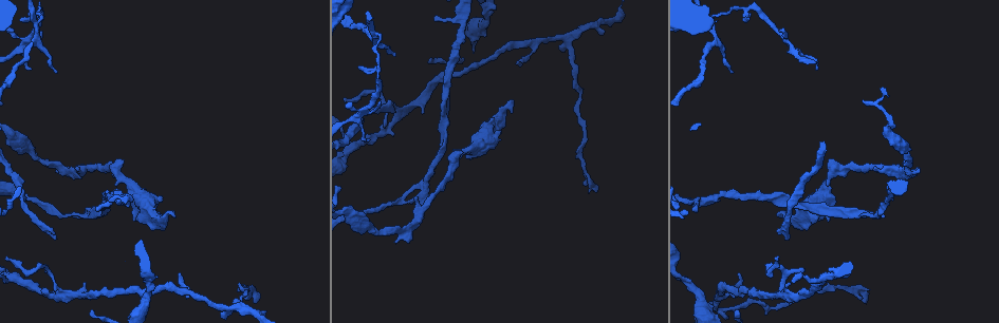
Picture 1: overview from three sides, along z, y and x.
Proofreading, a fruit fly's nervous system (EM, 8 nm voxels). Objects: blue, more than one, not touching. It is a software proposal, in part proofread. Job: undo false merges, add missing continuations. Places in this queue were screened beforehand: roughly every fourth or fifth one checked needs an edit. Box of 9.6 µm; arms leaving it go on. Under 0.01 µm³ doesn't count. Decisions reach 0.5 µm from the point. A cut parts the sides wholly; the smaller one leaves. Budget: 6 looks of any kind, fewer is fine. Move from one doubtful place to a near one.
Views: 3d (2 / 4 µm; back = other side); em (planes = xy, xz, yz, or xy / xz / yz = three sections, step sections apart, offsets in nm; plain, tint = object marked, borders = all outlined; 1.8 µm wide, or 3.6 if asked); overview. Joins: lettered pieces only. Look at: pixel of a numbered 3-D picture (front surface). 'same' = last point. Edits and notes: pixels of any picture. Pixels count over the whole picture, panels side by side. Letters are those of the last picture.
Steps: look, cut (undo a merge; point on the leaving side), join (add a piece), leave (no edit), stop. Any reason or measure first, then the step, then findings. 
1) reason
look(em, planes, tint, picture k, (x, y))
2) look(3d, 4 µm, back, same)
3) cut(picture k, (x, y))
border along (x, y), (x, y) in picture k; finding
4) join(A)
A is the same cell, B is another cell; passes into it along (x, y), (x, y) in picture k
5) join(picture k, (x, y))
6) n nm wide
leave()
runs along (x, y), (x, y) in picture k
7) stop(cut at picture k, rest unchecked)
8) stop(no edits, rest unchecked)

thick turns thin
look(3d, 4 µm, picture 1, (826, 195))

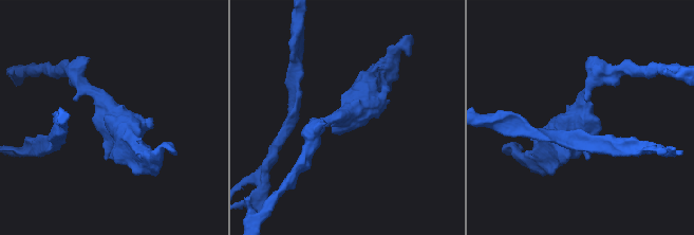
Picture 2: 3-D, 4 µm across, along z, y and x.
arms of 160, 340 nm
look(em, 3.6 µm, yz, step 16, borders, picture 2, (109, 119))

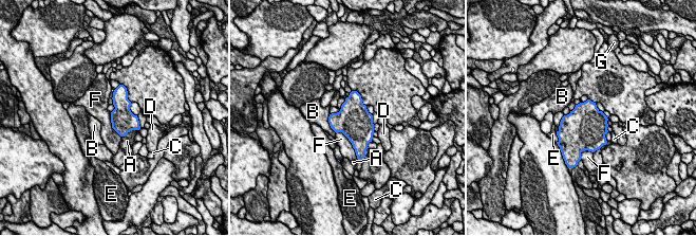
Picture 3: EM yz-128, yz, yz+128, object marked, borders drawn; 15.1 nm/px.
F touches over 460 nm
leave()
A, B, C, D, E, F and G are other cells; border along (336, 132), (348, 139), (356, 153) in picture 3; all the same cell

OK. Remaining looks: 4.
a narrow waist
look(em, planes, borders, picture 1, (193, 294))

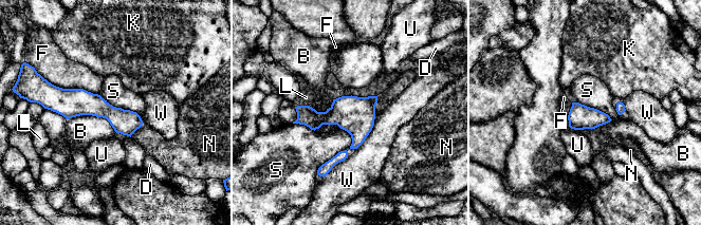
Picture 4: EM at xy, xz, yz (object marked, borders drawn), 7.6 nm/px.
F touches over 400 nm
leave()
B, D, F, K, L, N, S, U and W are other cells; all the same cell

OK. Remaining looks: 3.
look(3d, 4 µm, picture 1, (824, 276))

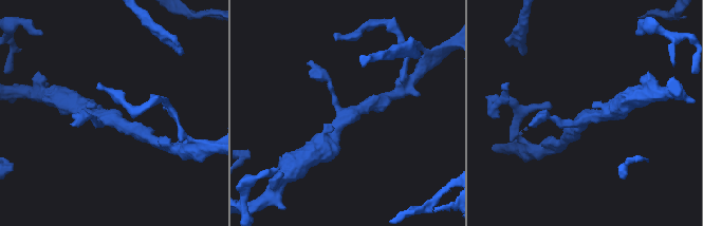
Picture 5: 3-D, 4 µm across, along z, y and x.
need the tissue
look(em, planes, borders, picture 5, (344, 118))

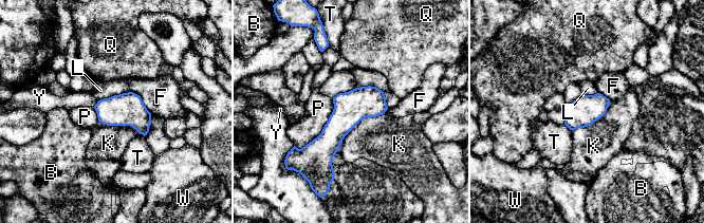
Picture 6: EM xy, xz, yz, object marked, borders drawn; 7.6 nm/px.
leave()
B, F, K, L, P, Q, T, W and Y are other cells; border along (384, 113), (360, 119), (338, 150) in picture 6; all the same cell

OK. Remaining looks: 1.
stop(no edits, rest unchecked)

